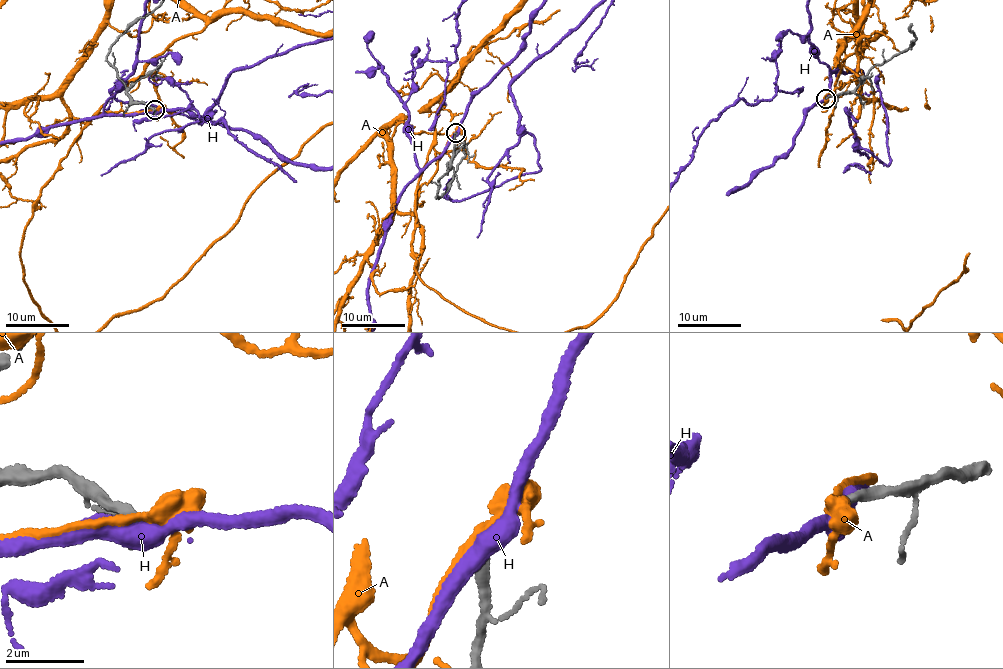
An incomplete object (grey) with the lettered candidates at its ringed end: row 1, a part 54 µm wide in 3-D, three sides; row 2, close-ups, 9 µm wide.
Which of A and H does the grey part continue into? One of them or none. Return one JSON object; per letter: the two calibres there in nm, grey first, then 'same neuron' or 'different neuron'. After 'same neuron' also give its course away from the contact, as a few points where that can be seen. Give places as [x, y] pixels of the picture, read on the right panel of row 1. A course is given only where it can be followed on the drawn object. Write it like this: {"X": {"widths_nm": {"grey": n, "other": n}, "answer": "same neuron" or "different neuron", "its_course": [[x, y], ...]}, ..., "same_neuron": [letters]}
{"A": {"widths_nm": {"grey": 260, "other": 280}, "answer": "different neuron"}, "H": {"widths_nm": {"grey": 280, "other": 480}, "answer": "different neuron"}, "same_neuron": []}

